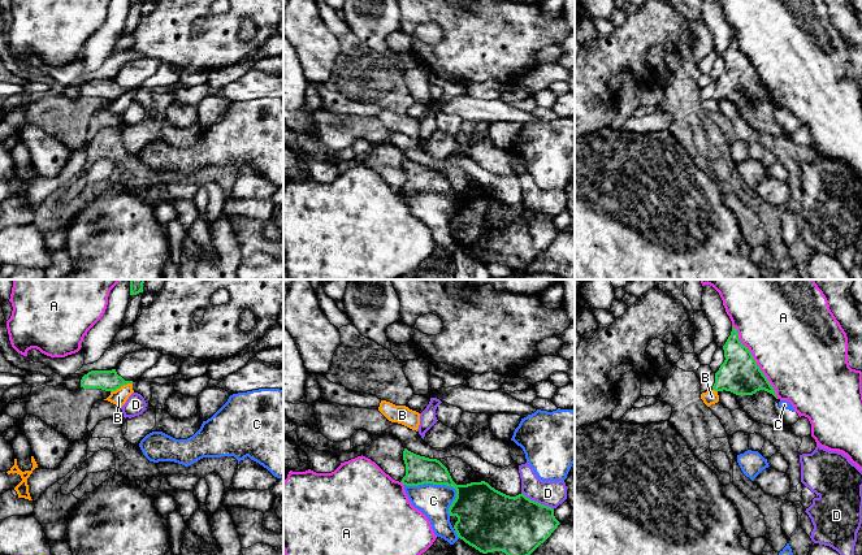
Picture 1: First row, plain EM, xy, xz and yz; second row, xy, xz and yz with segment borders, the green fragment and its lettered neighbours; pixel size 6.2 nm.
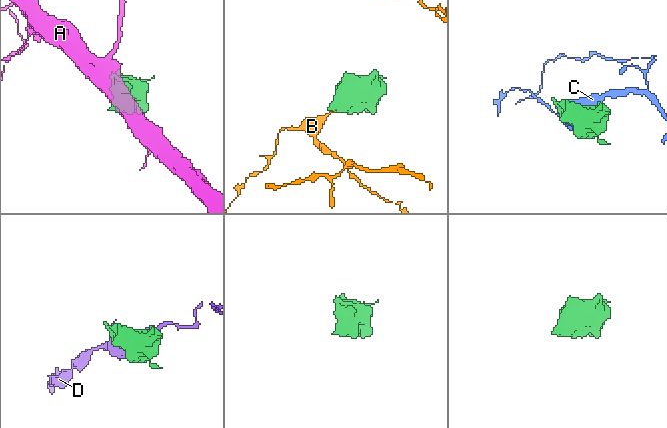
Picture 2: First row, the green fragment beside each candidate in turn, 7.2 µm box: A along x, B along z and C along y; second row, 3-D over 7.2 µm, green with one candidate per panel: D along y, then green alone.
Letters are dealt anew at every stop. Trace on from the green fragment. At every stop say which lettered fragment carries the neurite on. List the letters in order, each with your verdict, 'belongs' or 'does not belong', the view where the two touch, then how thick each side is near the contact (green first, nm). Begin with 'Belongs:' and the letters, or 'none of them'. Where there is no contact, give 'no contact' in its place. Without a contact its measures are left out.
Belongs: none of them
A: does not belong | yz | 240/500 nm
B: does not belong | xy | 130/90 nm
C: does not belong | xz | 280/200 nm
D: does not belong | xz | 360/160 nm

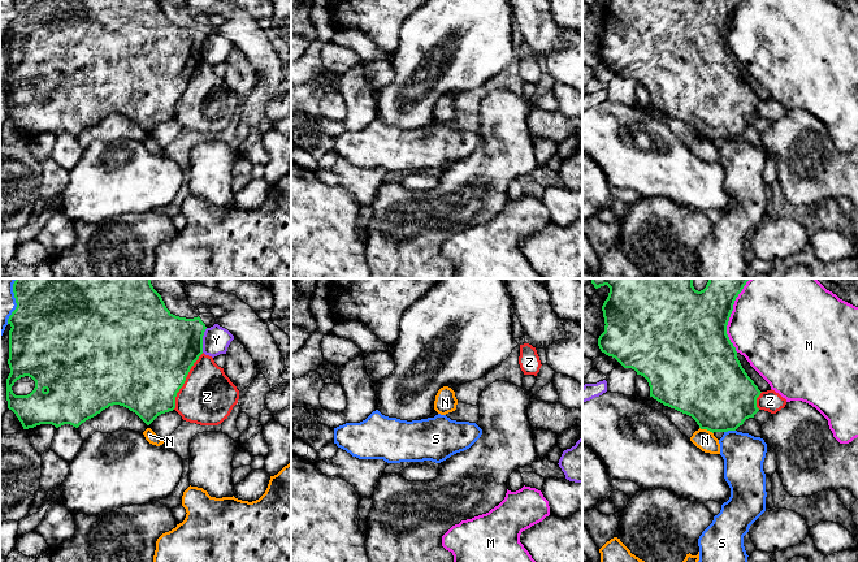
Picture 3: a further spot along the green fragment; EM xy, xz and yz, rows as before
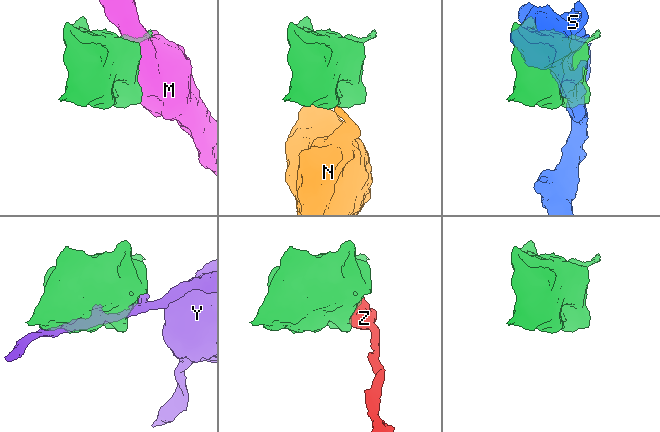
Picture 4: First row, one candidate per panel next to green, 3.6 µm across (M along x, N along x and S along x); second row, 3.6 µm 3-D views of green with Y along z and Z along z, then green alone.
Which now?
Belongs: none of them
M: does not belong | yz | 460/460 nm
N: does not belong | yz | 440/120 nm
S: does not belong | yz | 440/260 nm
Y: does not belong | xy | 420/170 nm
Z: does not belong | xy | 500/340 nm

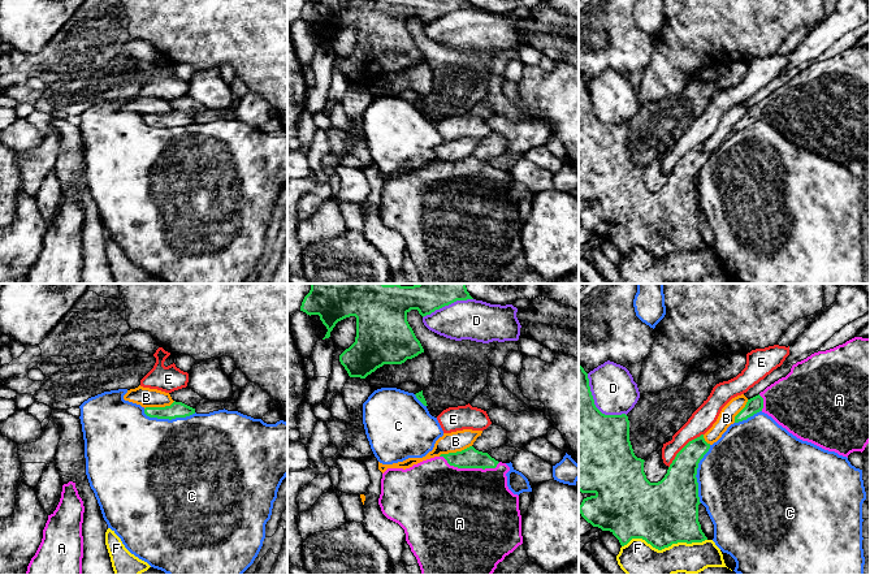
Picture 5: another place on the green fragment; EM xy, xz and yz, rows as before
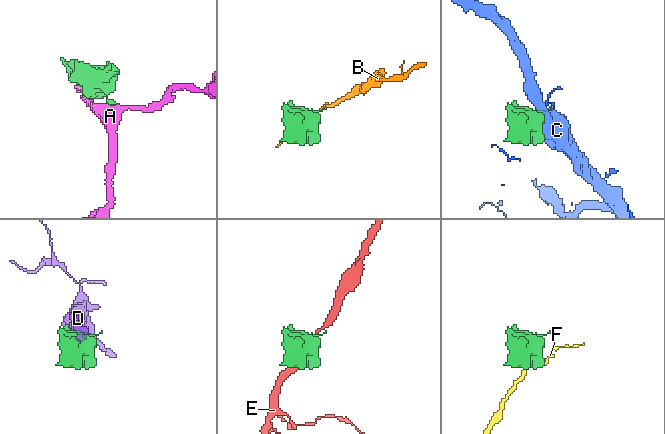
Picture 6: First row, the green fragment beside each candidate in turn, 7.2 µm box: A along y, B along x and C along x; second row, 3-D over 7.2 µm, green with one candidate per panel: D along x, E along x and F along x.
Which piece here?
Belongs: A
A: belongs | xz | 130/500 nm
B: does not belong | xz | 130/130 nm
C: does not belong | yz | 340/480 nm
D: does not belong | yz | 460/280 nm
E: does not belong | yz | 240/140 nm
F: does not belong | yz | 400/280 nm

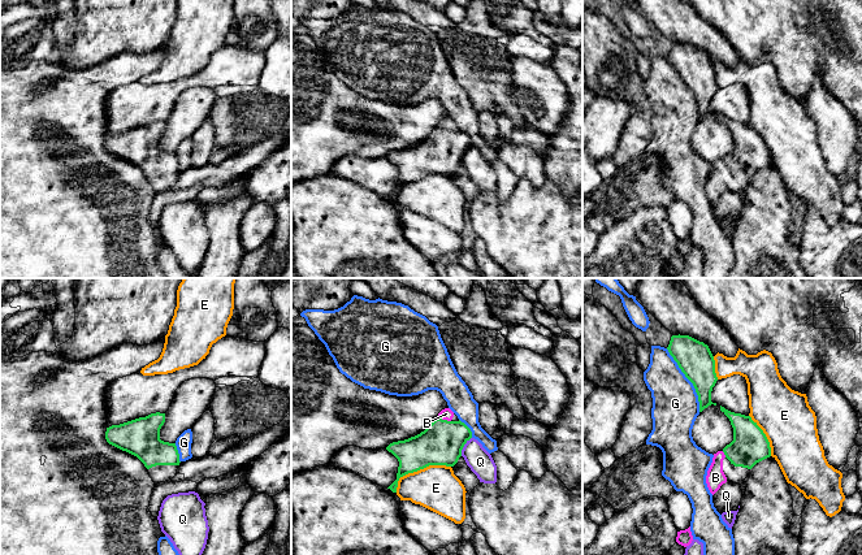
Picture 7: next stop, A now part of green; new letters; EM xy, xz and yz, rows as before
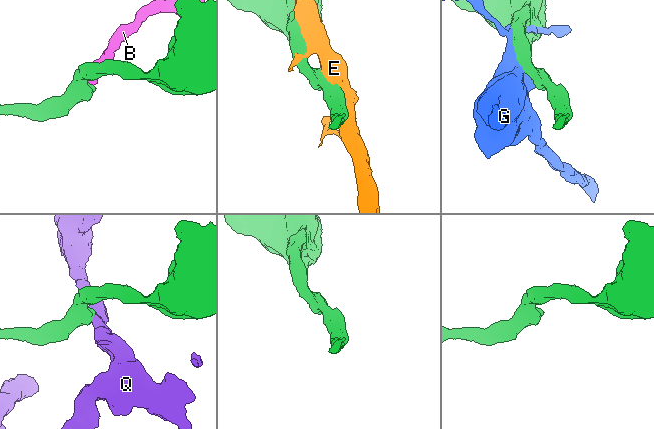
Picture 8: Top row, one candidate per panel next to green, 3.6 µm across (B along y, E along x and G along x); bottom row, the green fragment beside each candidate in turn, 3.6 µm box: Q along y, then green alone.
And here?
Belongs: B
B: belongs | xz | 260/70 nm
E: does not belong | xz | 260/280 nm
G: does not belong | yz | 220/280 nm
Q: does not belong | xz | 260/150 nm

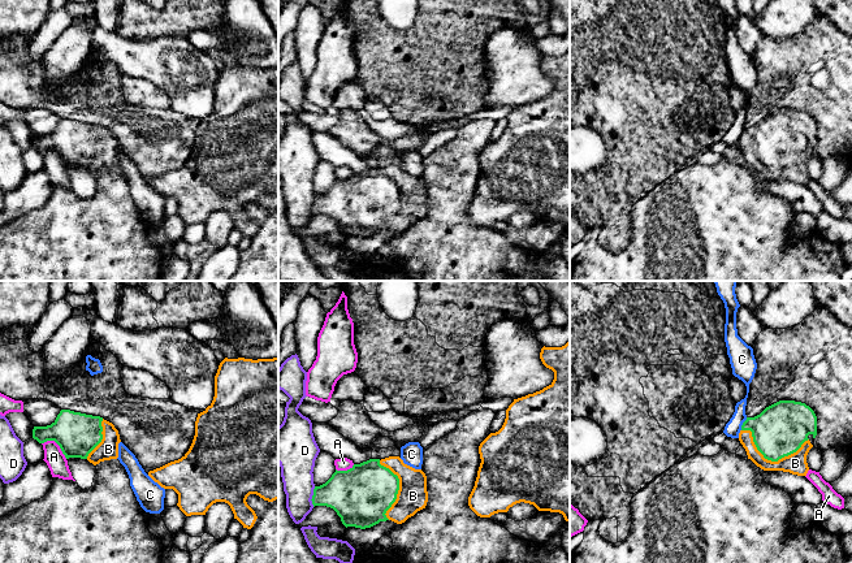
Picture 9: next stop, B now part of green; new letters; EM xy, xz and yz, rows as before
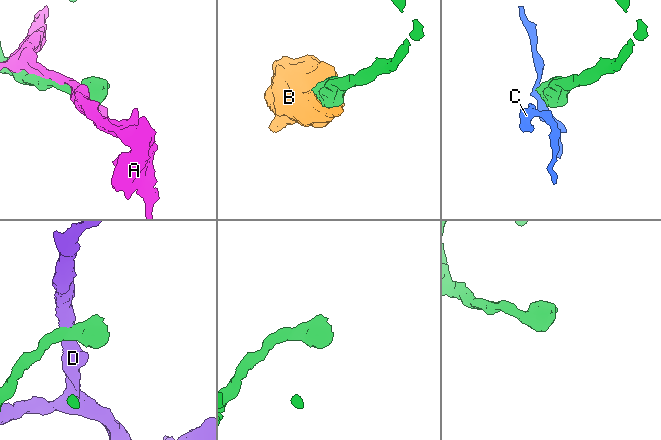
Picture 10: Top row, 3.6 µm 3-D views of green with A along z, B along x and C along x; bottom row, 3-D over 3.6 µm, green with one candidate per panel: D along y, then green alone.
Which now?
Belongs: B
A: does not belong | xy | 260/120 nm
B: belongs | yz | 320/130 nm
C: does not belong | yz | 320/100 nm
D: does not belong | xz | 300/220 nm

